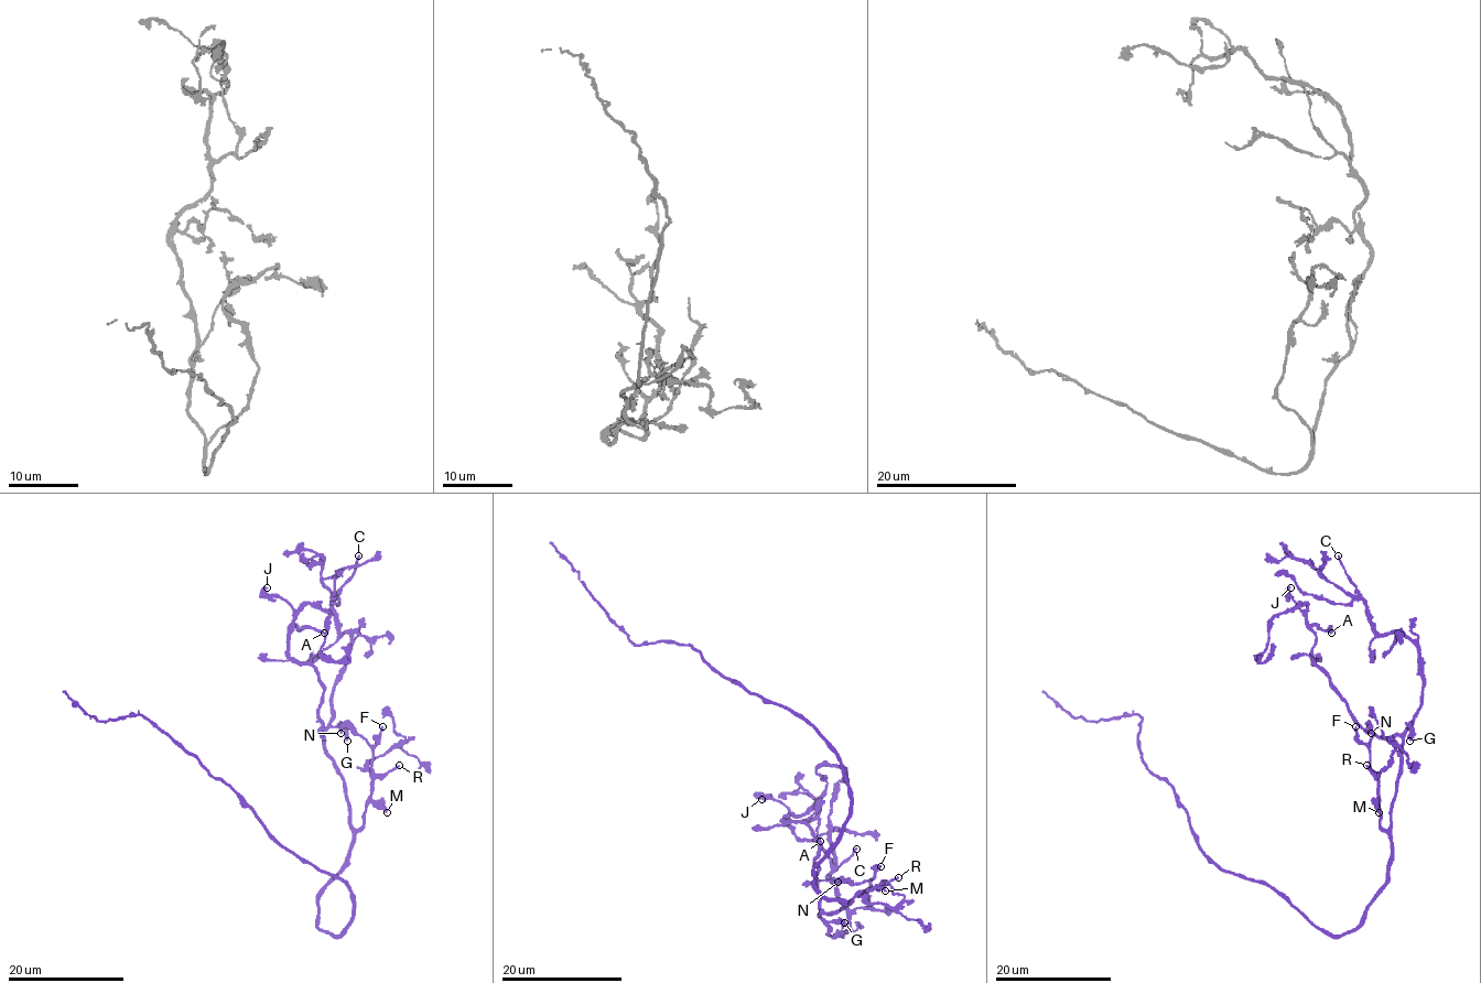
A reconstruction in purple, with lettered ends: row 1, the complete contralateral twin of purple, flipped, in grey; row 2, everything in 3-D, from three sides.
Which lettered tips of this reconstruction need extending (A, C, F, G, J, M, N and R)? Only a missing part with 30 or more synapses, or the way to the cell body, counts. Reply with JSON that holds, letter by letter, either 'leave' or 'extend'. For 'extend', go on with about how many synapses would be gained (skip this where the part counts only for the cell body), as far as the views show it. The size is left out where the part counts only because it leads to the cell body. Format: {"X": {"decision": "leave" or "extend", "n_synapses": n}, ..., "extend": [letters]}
{"A": {"decision": "leave"}, "C": {"decision": "extend", "n_synapses": 30}, "F": {"decision": "leave"}, "G": {"decision": "leave"}, "J": {"decision": "leave"}, "M": {"decision": "leave"}, "N": {"decision": "leave"}, "R": {"decision": "extend", "n_synapses": 80}, "extend": ["C", "R"]}

